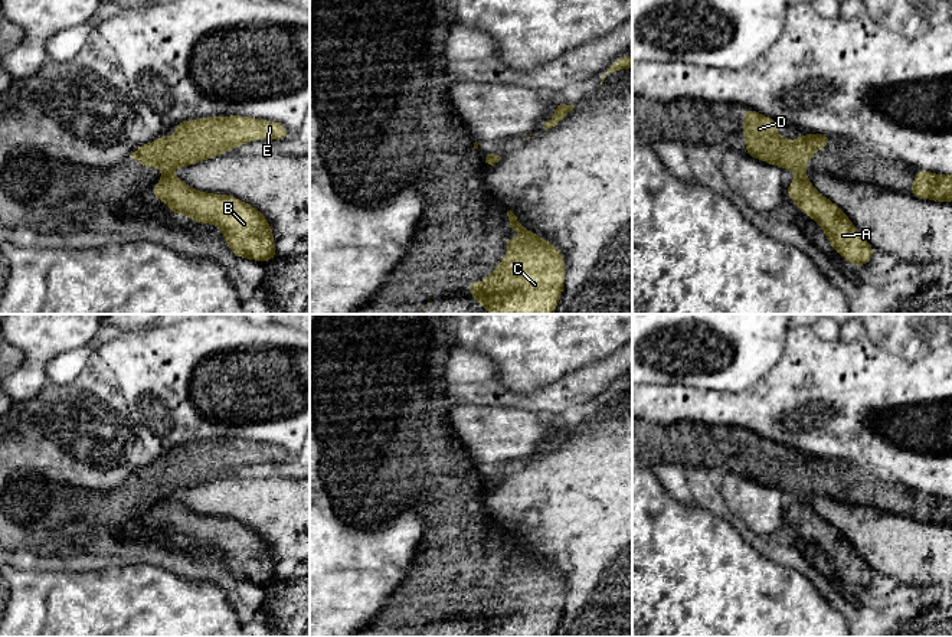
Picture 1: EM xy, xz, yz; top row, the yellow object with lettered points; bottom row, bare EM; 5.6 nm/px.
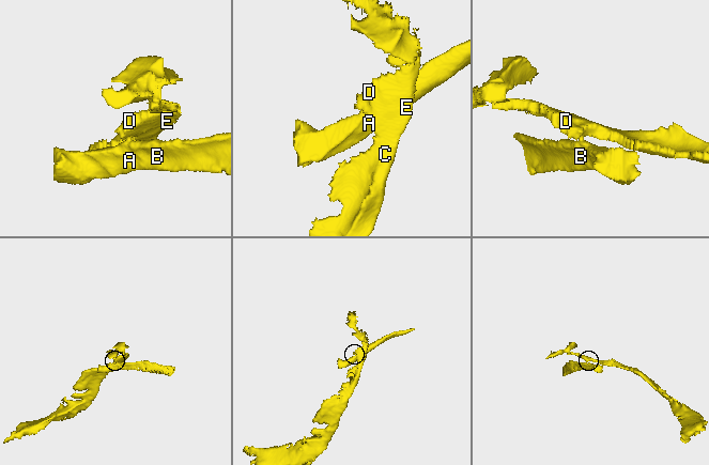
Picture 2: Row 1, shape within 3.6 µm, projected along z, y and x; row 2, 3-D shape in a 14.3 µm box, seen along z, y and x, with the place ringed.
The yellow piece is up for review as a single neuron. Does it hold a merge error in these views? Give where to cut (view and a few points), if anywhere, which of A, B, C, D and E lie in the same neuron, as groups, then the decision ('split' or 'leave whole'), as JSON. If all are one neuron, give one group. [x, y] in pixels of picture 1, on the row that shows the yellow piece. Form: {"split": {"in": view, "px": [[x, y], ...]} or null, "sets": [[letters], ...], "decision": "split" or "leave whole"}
{"split": {"in": "yz", "px": [[797, 175], [805, 179]]}, "sets": [["A", "B"], ["C", "D", "E"]], "decision": "split"}

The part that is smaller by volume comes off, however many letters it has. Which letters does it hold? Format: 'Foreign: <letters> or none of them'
Foreign: A, B

